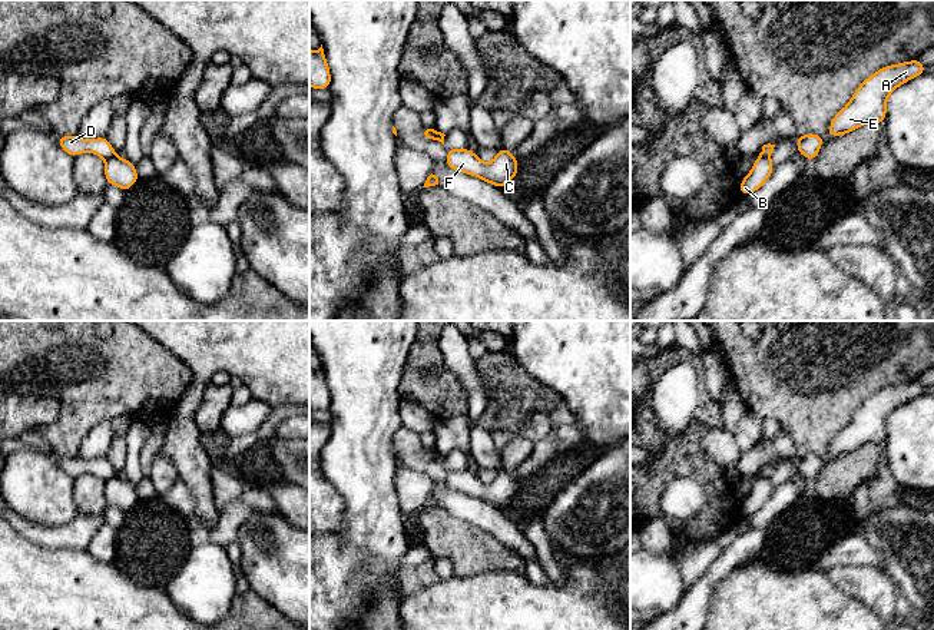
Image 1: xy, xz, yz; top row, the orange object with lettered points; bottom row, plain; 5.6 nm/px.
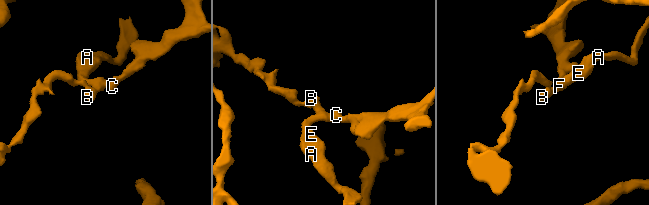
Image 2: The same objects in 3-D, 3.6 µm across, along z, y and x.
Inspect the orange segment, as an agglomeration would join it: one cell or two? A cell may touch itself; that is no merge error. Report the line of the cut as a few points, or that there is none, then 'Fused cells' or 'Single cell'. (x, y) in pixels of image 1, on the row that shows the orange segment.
Split along xy (113, 153), (105, 161). Fused cells

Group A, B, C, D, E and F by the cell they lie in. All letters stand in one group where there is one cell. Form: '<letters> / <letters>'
A B C E F / D

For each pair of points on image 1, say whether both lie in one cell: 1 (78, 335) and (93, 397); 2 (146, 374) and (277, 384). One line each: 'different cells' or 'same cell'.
1: same cell
2: different cells

